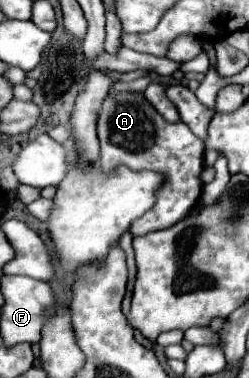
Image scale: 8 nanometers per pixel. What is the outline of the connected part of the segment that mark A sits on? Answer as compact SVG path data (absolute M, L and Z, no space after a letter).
M109 92L97 118L97 136L101 144L99 164L103 170L113 170L115 166L125 164L131 170L155 170L167 176L165 186L157 192L155 208L131 224L129 232L133 236L169 228L197 204L197 198L201 196L199 174L203 170L203 140L199 140L183 122L171 124L157 114L157 110L145 102L143 92Z

